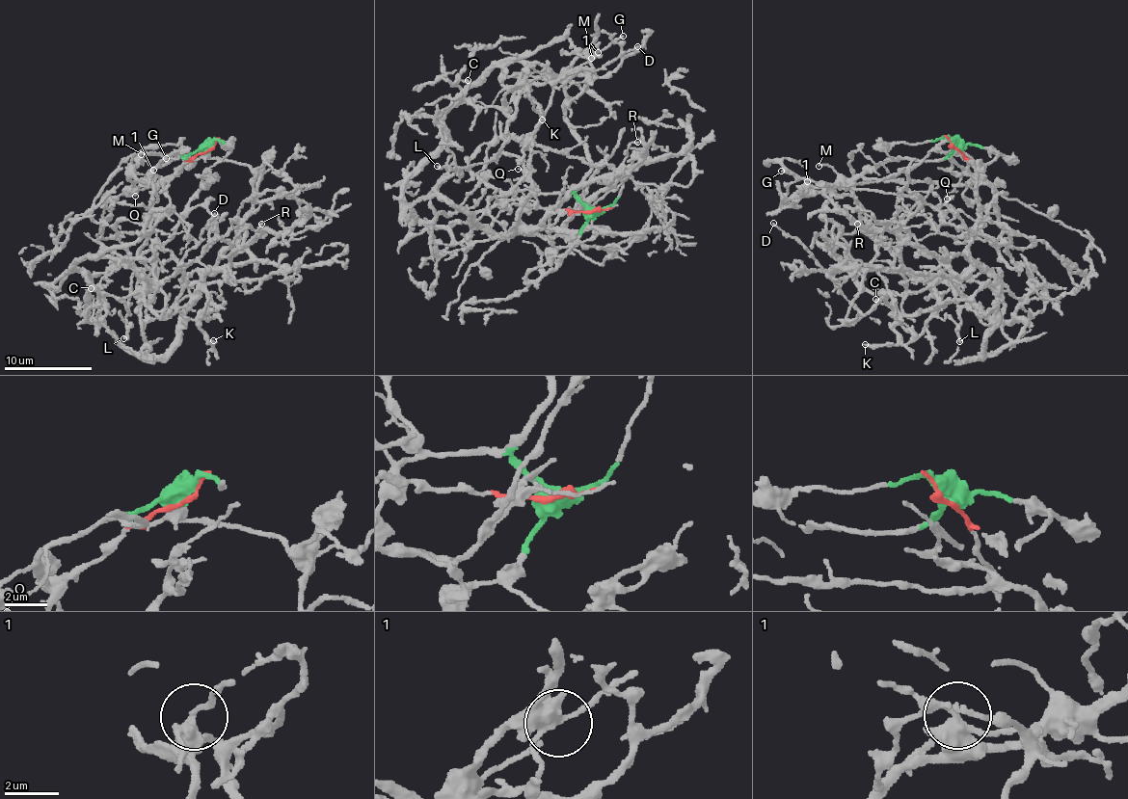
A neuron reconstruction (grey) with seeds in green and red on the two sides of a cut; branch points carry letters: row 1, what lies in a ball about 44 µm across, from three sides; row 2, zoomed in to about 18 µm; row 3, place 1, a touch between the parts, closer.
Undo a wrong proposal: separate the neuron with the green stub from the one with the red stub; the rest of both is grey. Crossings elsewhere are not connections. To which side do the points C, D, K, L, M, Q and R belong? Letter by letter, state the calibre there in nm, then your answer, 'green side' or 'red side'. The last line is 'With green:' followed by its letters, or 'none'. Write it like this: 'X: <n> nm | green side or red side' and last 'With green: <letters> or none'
C: 120 nm | red side
D: 150 nm | red side
K: 280 nm | red side
L: 280 nm | red side
M: 180 nm | green side
Q: 110 nm | green side
R: 170 nm | red side
With green: M, Q

